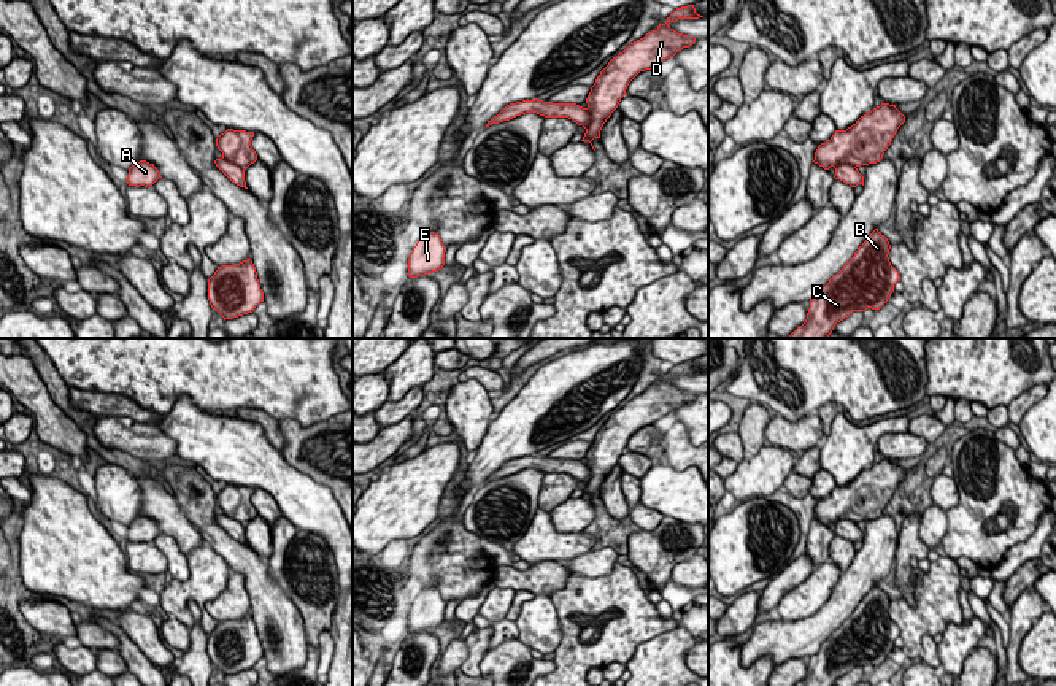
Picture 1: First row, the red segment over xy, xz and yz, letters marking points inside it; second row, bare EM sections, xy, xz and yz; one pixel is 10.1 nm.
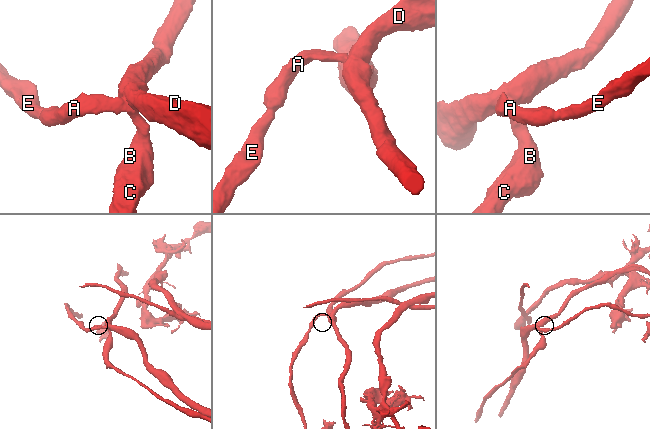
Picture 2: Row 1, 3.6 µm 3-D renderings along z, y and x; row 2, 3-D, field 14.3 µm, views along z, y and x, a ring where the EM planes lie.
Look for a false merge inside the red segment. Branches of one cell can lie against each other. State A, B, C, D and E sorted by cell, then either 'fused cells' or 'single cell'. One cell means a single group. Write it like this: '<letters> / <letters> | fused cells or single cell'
A B C E / D | fused cells

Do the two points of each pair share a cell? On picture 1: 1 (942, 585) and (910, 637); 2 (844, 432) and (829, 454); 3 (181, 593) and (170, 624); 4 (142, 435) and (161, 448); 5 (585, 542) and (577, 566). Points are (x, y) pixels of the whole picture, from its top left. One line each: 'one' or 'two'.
1: one
2: one
3: two
4: one
5: two

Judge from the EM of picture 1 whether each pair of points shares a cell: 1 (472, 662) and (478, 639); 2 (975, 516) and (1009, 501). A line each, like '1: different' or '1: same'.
1: same
2: same

